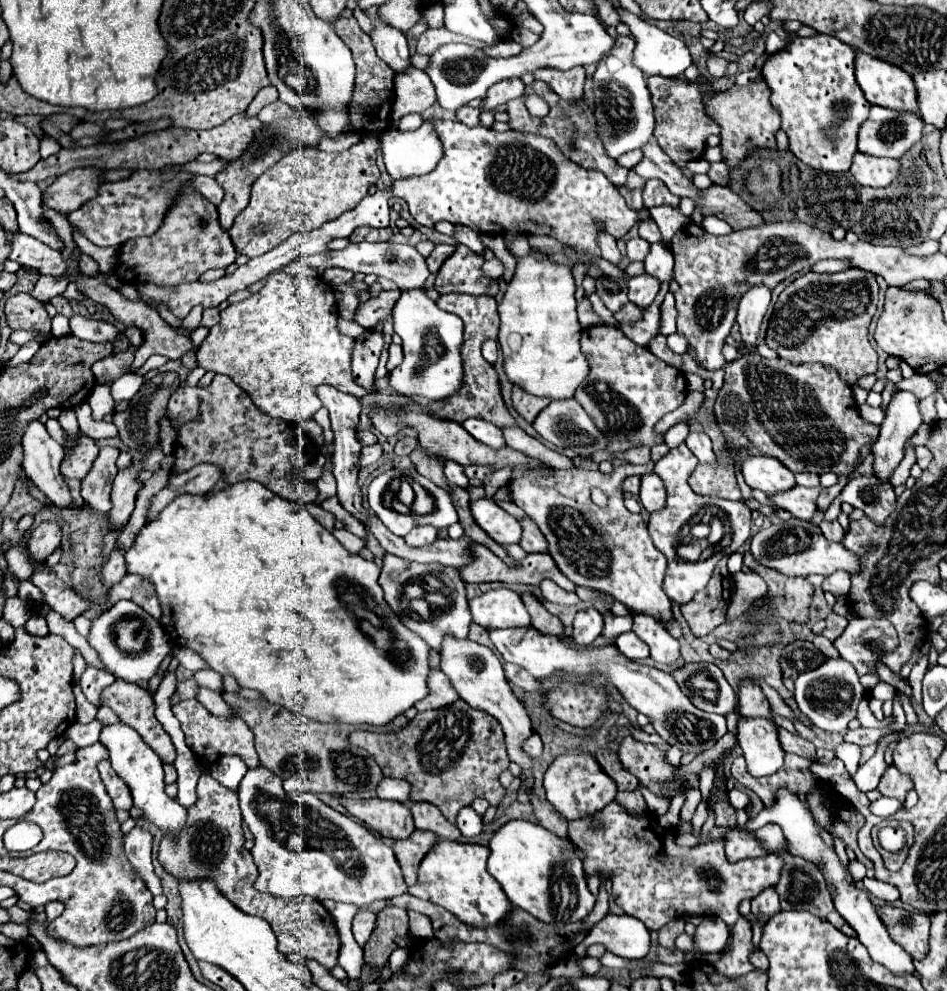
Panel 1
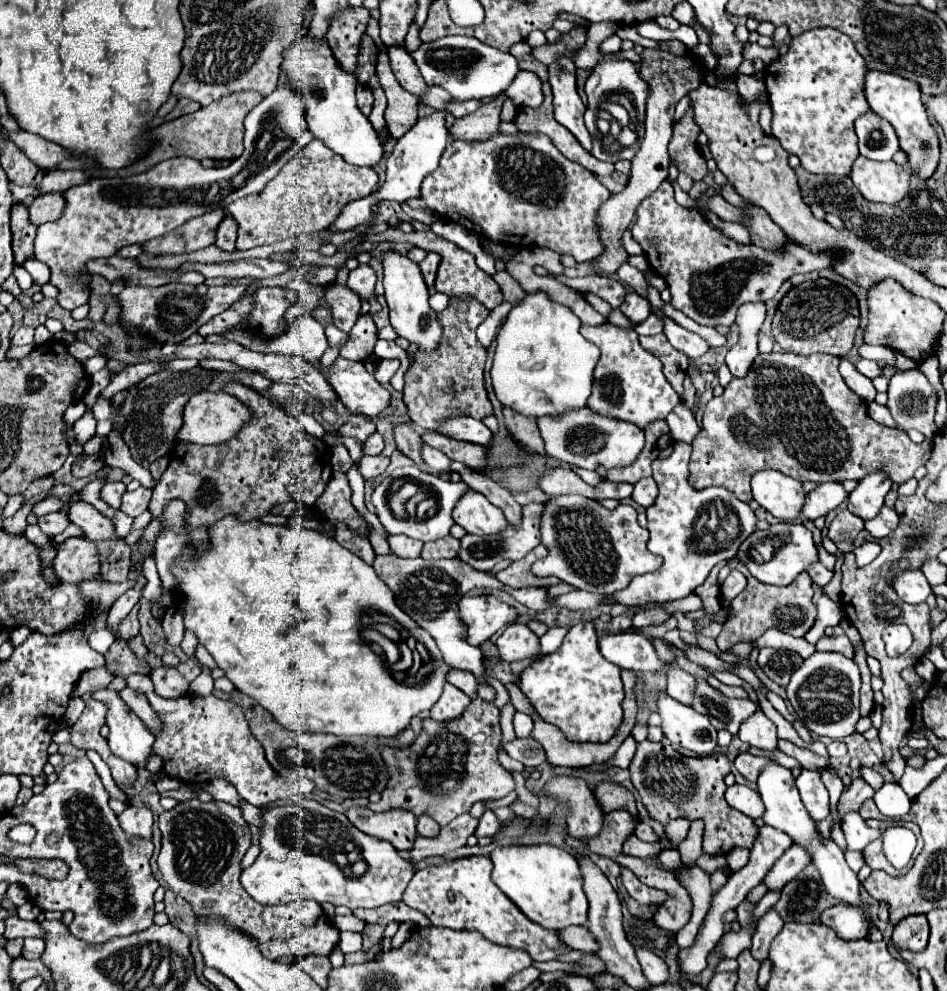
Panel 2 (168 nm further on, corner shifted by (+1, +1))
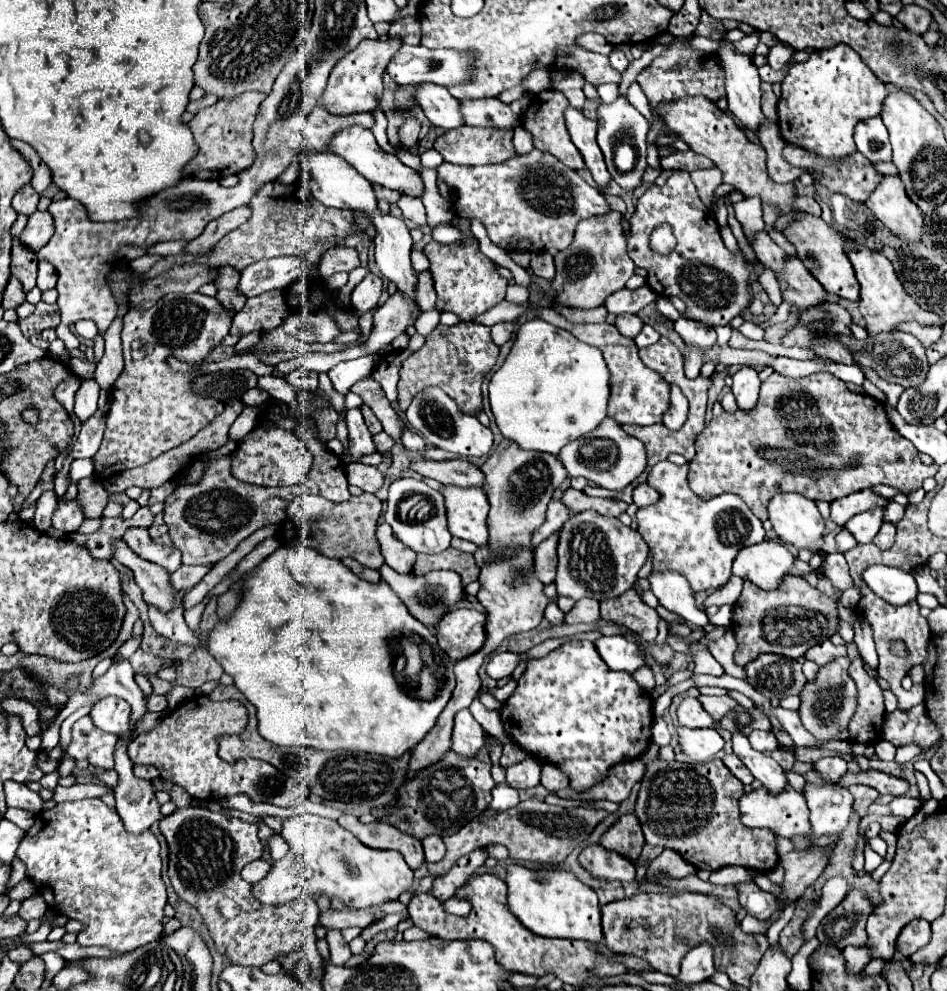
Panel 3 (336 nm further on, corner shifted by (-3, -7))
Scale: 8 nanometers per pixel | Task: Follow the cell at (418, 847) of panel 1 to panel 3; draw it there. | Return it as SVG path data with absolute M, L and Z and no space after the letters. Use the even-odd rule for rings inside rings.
M538 799L520 801L516 807L502 813L486 809L480 817L476 817L476 821L470 821L458 833L444 837L444 843L446 843L444 859L436 863L426 863L426 869L430 875L444 875L462 855L468 855L474 849L486 847L490 843L506 845L510 851L510 857L516 861L538 861L544 865L558 865L572 853L572 849L578 843L582 843L592 833L596 823L604 819L606 815L608 815L606 811L584 809L584 807L574 807L568 811L564 807L548 805Z

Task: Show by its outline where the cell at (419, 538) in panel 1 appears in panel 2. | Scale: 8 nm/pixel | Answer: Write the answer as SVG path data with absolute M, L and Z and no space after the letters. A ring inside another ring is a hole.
M390 535L388 543L390 543L390 553L394 553L398 557L404 557L404 559L414 559L422 551L420 541L404 537L404 535Z

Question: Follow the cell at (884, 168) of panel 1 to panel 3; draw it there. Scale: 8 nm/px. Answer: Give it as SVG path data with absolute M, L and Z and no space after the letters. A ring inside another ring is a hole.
M882 175L878 187L866 201L866 207L896 235L916 241L924 233L922 213L904 191L898 175Z

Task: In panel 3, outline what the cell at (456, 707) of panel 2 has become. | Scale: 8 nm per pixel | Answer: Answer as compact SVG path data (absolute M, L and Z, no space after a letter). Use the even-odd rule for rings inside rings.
M460 709L454 715L454 729L452 729L452 749L464 757L472 757L484 745L484 729L482 725L470 715L468 709Z

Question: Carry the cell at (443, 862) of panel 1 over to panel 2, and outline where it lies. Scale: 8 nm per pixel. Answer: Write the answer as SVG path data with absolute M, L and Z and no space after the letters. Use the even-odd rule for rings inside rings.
M464 857L442 865L432 865L414 873L402 901L408 907L424 913L436 927L480 931L488 941L496 945L526 951L532 961L552 961L564 953L568 947L560 935L532 923L504 893L500 893L500 889L496 889L490 873L490 857Z

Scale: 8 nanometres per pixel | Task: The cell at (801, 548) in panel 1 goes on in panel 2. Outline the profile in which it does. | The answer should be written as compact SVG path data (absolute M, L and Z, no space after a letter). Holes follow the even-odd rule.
M778 523L768 529L754 531L738 549L736 559L748 567L752 577L768 585L790 585L800 571L806 571L810 563L818 559L818 551L812 539L812 531L796 523Z

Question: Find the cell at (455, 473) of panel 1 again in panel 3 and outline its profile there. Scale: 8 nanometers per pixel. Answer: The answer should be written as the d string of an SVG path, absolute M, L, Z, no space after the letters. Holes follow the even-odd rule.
M404 429L404 433L402 433L402 443L404 443L404 447L406 449L410 449L410 451L416 451L416 453L424 453L424 449L426 449L426 441L418 435L418 433L414 433L414 431L410 431L410 429Z

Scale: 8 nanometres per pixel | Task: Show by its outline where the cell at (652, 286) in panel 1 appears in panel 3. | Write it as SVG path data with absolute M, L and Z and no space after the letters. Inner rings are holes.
M628 313L628 315L618 315L618 319L616 319L618 331L620 331L622 335L626 335L626 337L636 337L636 335L640 333L642 325L644 325L644 321L642 321L638 315L632 315L632 313Z

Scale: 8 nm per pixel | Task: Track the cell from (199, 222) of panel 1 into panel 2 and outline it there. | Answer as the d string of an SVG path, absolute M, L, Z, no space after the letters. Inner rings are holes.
M216 209L204 213L202 217L190 219L182 227L144 243L144 251L150 255L162 255L162 253L184 253L210 247L214 245L214 235L224 215L226 215L224 209Z

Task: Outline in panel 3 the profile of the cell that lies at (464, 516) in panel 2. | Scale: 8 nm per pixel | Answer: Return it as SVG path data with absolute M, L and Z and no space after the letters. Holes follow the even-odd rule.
M444 487L442 495L448 509L448 529L454 537L466 539L480 545L486 545L490 539L488 533L488 499L482 489L460 489Z

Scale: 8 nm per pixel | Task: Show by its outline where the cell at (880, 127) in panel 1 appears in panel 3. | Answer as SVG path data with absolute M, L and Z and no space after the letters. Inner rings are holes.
M880 117L860 121L860 125L856 125L856 131L854 131L854 141L858 151L872 163L892 161L890 135Z

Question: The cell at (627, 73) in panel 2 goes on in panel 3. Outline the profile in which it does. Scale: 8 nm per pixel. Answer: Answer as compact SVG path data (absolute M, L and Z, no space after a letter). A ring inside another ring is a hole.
M618 95L618 99L616 99L614 103L610 103L610 105L600 103L600 107L598 107L598 145L600 145L602 153L604 153L606 167L608 167L610 175L612 175L612 179L614 179L620 187L624 187L624 189L636 189L636 187L640 185L642 173L644 173L644 169L646 169L646 165L648 165L648 163L646 163L646 133L648 133L648 127L650 127L648 119L646 119L642 113L638 113L638 111L634 109L634 105L628 101L628 97L624 97L624 95ZM622 139L630 139L632 145L634 145L634 149L636 149L636 165L634 165L634 169L628 171L628 173L618 171L616 165L614 165L614 161L612 161L612 149L614 149L614 145L616 145L618 141L622 141Z

